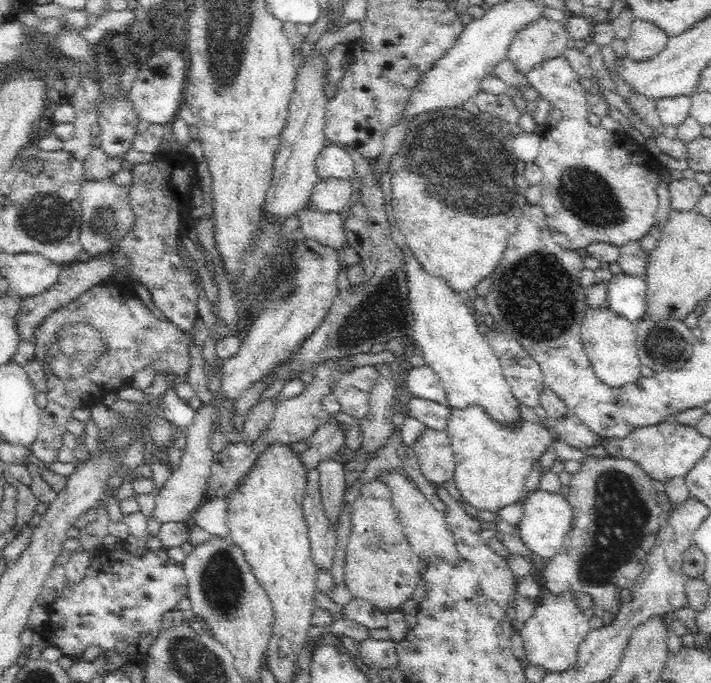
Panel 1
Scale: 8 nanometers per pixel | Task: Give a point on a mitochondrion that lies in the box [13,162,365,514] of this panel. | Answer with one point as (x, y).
(78, 346)

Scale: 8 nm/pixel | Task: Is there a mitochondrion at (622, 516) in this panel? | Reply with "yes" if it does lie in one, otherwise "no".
yes

